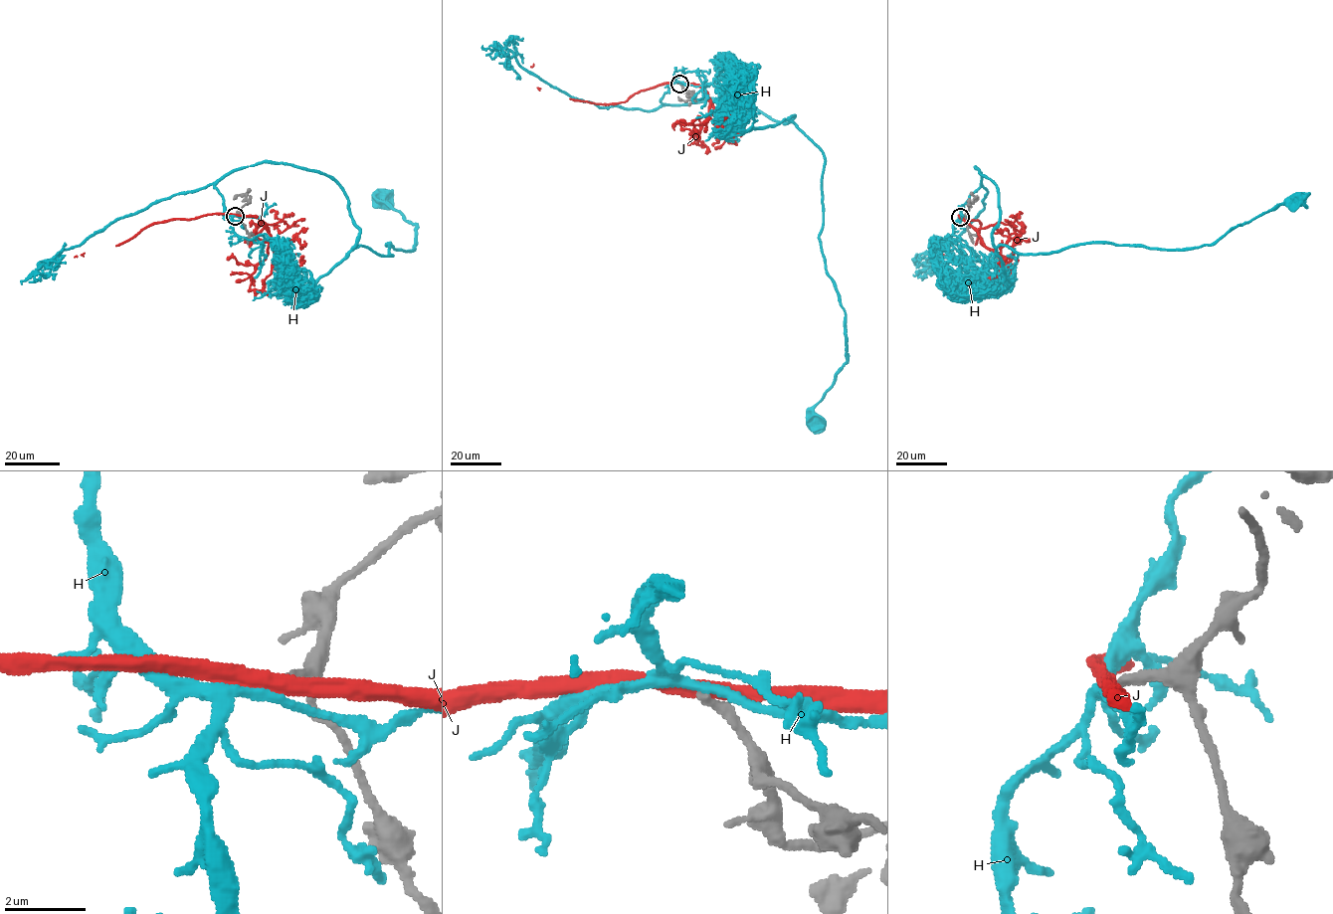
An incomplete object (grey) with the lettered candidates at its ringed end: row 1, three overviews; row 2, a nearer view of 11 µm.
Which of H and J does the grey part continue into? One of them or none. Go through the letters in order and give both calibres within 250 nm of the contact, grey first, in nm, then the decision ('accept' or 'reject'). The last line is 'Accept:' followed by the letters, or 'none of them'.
H: calibres 240 and 240 nm; reject
J: calibres 240 and 400 nm; reject
Accept: none of them

